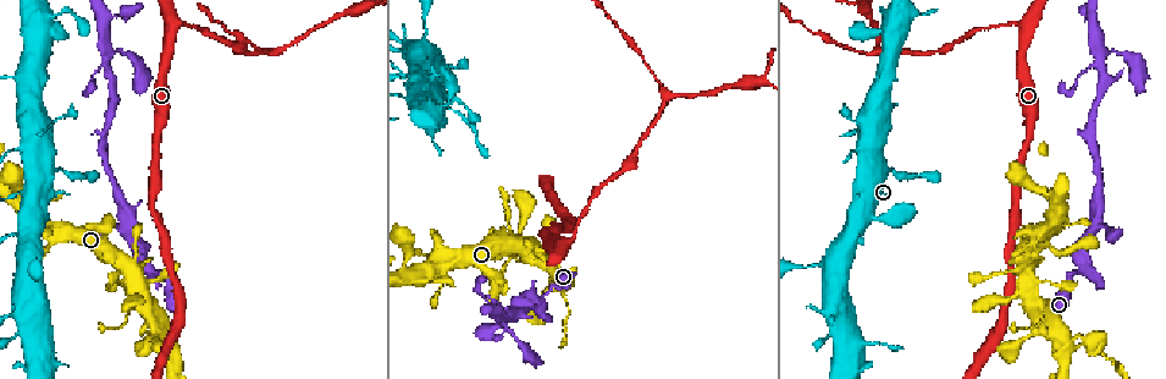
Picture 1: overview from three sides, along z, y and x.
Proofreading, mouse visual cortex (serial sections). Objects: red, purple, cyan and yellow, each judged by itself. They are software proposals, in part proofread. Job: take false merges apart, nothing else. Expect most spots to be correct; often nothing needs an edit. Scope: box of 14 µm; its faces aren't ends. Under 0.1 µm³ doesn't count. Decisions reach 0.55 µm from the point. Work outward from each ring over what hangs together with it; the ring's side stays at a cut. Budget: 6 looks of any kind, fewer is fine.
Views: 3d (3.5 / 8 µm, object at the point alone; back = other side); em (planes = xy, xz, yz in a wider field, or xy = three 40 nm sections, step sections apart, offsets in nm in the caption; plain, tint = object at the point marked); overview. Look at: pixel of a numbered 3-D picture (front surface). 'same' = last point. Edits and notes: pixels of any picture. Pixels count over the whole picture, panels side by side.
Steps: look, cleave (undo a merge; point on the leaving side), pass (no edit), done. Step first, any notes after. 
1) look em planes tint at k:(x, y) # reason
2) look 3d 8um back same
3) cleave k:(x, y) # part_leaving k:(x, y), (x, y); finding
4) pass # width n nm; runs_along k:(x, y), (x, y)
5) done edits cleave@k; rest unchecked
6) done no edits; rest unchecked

look 3d 3.5um at 1:(881, 51) # calibre changes

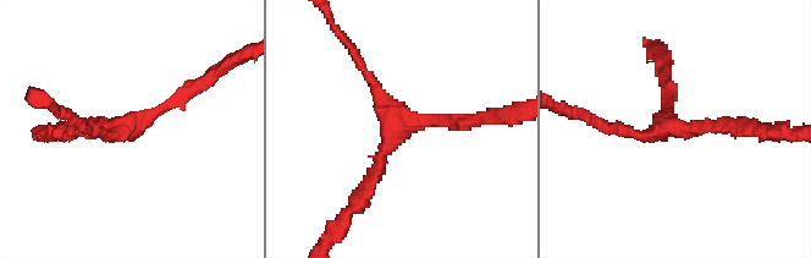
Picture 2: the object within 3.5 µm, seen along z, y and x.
pass # arms 3; runs_along 2:(363, 195), (401, 125), (468, 122); all the same cell

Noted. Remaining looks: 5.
look 3d 3.5um at 1:(637, 53) # sudden change in width

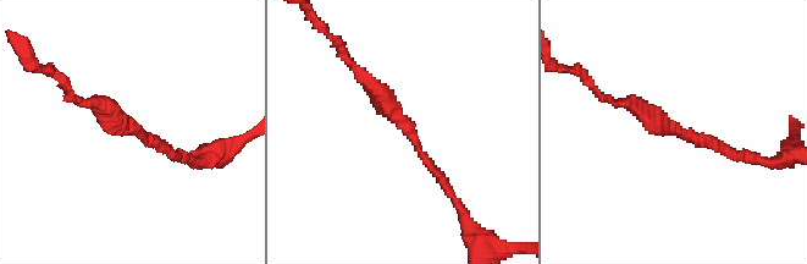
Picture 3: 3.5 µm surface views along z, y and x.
look em planes tint at 3:(132, 129) # arm_widths 150, 250 nm

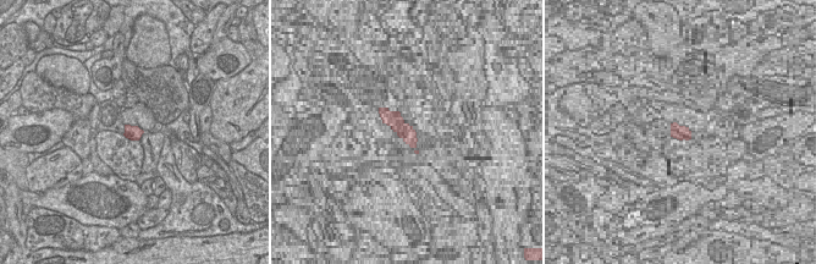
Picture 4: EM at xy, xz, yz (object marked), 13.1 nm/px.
pass # runs_along 3:(448, 191), (407, 125), (361, 75); all the same cell

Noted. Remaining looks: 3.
look 3d 3.5um at 1:(548, 290) # abrupt turn

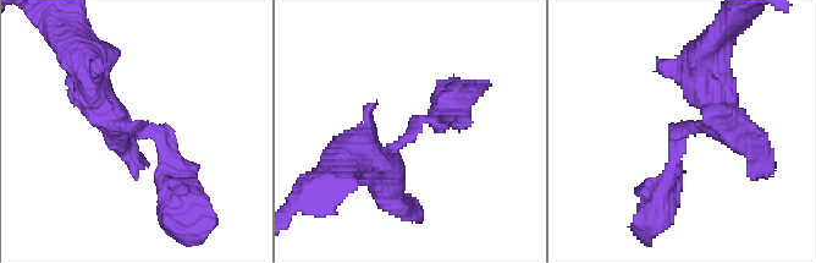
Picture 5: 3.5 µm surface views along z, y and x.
look em xy step 3 tint at 5:(684, 127) # shape alone is not enough

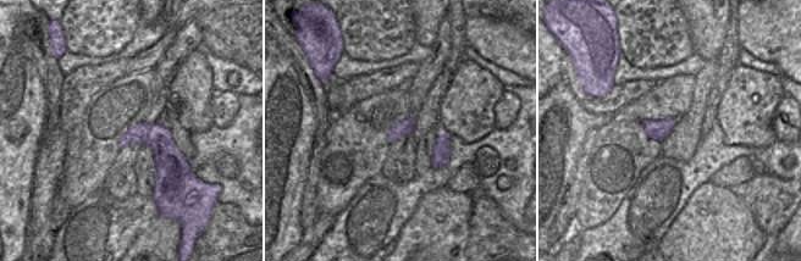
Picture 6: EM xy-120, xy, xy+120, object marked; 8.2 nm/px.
pass # runs_along 5:(176, 181), (165, 144), (116, 125), (94, 88); continuous, no second cell

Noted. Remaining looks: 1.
done no edits; rest unchecked

